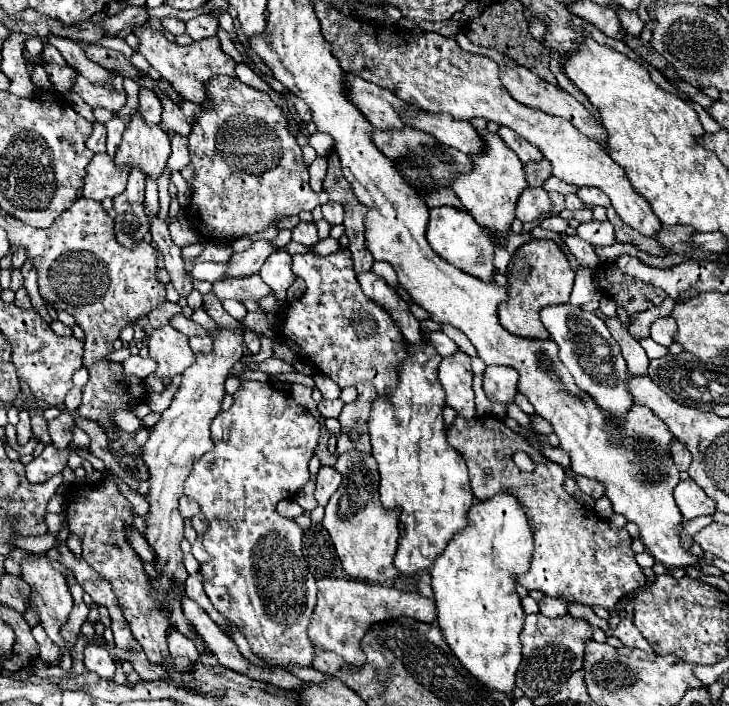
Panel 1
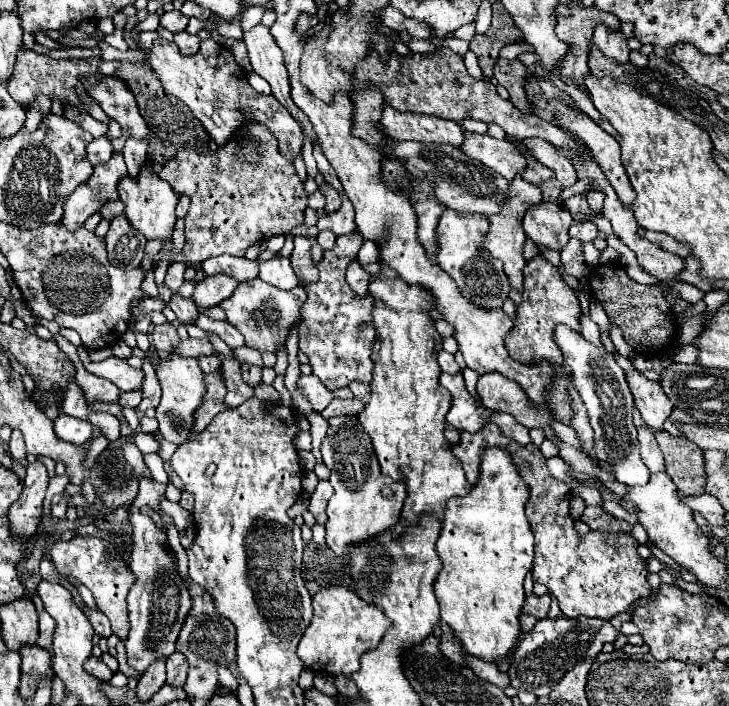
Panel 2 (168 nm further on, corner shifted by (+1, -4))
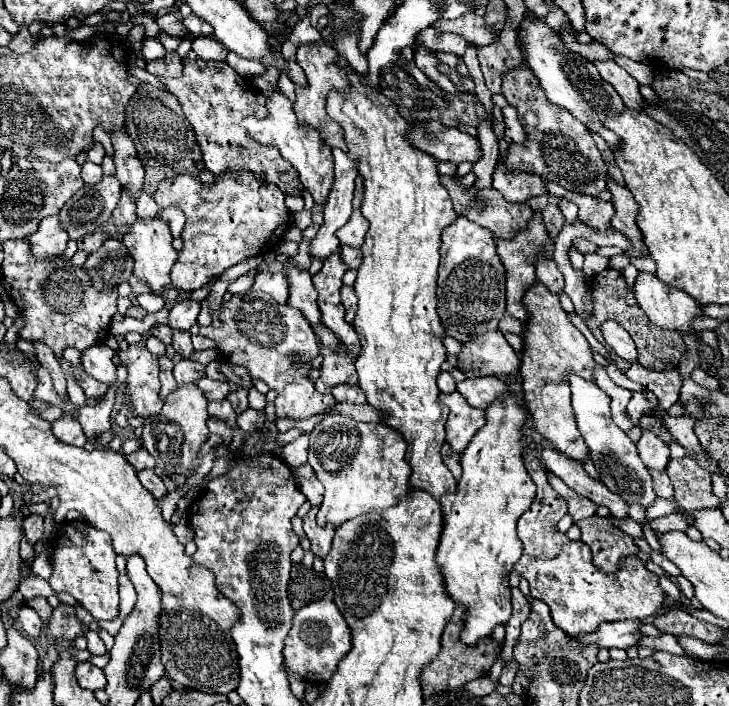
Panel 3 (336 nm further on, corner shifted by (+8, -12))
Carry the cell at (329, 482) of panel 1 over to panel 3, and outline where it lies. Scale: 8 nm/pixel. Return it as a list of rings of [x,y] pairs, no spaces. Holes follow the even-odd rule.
[[[313,506],[305,516],[303,516],[303,528],[305,528],[305,534],[311,542],[311,550],[313,554],[325,558],[329,548],[331,548],[331,540],[333,540],[333,532],[325,532],[323,528],[317,526],[315,522],[315,516],[319,512],[319,506]]]

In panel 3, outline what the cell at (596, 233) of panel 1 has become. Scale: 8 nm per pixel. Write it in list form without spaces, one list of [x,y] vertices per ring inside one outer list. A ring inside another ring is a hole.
[[[585,254],[585,264],[583,264],[583,272],[588,277],[597,275],[597,272],[605,270],[609,267],[609,259],[598,254]]]

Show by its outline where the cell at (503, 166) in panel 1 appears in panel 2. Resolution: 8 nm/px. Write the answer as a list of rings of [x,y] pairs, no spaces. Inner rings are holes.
[[[516,176],[510,184],[510,194],[508,200],[502,204],[502,212],[498,216],[488,216],[490,220],[490,232],[484,240],[484,248],[494,256],[500,258],[504,262],[504,272],[510,278],[510,286],[516,288],[518,292],[522,292],[522,268],[526,266],[526,260],[522,256],[524,252],[524,242],[526,242],[526,234],[522,228],[522,220],[524,220],[524,212],[530,206],[536,206],[542,202],[542,192],[538,186],[524,182],[520,176]]]

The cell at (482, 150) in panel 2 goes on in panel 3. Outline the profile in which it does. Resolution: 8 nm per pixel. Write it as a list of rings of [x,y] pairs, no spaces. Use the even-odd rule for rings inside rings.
[[[503,162],[495,166],[493,188],[497,188],[509,202],[525,202],[531,196],[547,192],[539,176],[517,172],[517,170],[507,170]]]

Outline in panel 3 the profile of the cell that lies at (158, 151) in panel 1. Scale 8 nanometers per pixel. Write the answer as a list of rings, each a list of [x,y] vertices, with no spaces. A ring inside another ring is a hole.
[[[161,216],[145,218],[145,220],[139,218],[137,222],[133,222],[129,226],[129,232],[123,236],[123,244],[129,248],[129,254],[135,260],[133,272],[139,278],[143,278],[151,286],[153,292],[161,292],[163,288],[167,288],[171,284],[169,272],[177,260],[177,250],[171,246],[171,240],[173,240],[173,236],[169,232],[169,222],[163,220]]]

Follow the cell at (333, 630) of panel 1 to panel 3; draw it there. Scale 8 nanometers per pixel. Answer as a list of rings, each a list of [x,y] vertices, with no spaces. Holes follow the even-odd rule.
[[[315,600],[295,612],[293,628],[283,648],[285,666],[303,676],[307,682],[325,684],[337,670],[341,658],[347,656],[351,646],[351,628],[337,610],[337,604],[333,600]]]

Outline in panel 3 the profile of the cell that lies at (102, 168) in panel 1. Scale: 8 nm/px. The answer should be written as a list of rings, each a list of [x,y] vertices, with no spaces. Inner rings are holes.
[[[49,216],[41,220],[37,232],[27,238],[33,246],[33,254],[37,258],[49,258],[55,254],[63,254],[69,242],[67,230],[61,226],[57,216]]]

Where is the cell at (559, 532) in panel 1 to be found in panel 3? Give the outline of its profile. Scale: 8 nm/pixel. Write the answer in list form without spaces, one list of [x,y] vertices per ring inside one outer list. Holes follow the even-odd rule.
[[[523,454],[523,462],[537,486],[537,496],[517,524],[523,556],[515,564],[515,570],[529,582],[531,596],[549,606],[553,622],[569,636],[577,636],[581,632],[593,632],[601,622],[645,620],[655,616],[663,606],[663,590],[657,584],[657,576],[651,574],[637,556],[623,558],[619,570],[613,574],[595,568],[589,546],[581,540],[573,542],[557,530],[557,522],[567,514],[567,502],[547,482],[539,458]]]

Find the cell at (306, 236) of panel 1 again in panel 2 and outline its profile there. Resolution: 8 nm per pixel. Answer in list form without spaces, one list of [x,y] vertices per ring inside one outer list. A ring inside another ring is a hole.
[[[296,238],[294,240],[294,252],[290,256],[290,264],[298,276],[300,286],[308,286],[318,278],[316,264],[322,260],[322,248],[316,242],[316,238]]]

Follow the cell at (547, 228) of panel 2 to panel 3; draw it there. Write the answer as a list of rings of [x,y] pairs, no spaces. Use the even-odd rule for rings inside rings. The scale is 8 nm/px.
[[[539,256],[535,268],[537,268],[537,280],[545,284],[553,294],[559,294],[563,290],[563,274],[557,268],[557,262],[553,262],[553,258]]]

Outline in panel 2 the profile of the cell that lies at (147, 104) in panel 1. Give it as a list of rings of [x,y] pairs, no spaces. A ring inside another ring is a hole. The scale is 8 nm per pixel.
[[[134,138],[126,140],[122,154],[128,166],[128,176],[136,176],[136,172],[140,172],[140,160],[144,160],[146,148],[148,148],[148,140],[134,140]]]

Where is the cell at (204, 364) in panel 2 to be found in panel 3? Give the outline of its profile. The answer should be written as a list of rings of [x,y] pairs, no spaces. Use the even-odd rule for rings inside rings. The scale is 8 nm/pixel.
[[[201,378],[197,380],[197,386],[203,390],[203,394],[209,400],[221,400],[229,394],[229,382],[227,380],[213,380],[213,378]]]

